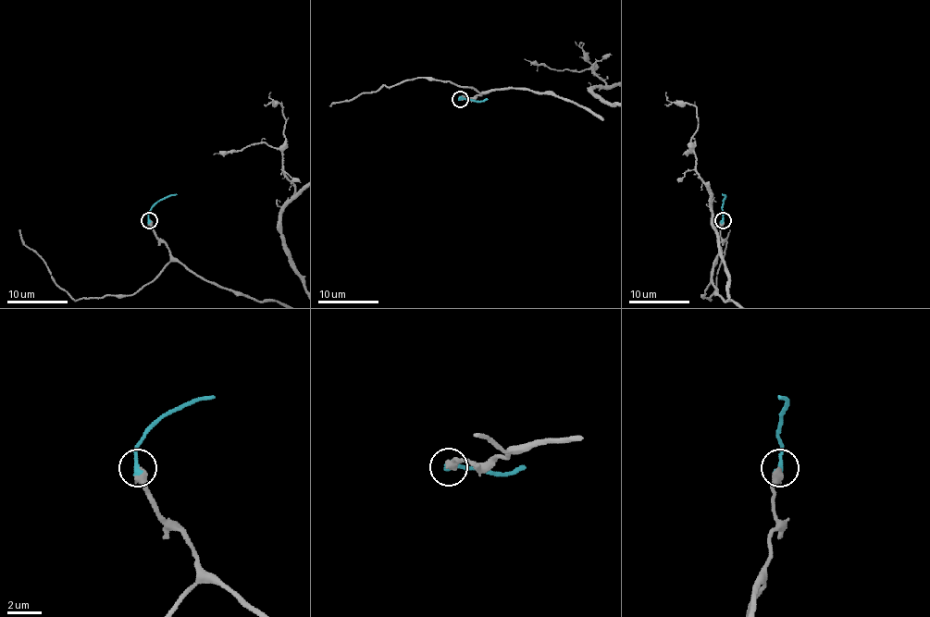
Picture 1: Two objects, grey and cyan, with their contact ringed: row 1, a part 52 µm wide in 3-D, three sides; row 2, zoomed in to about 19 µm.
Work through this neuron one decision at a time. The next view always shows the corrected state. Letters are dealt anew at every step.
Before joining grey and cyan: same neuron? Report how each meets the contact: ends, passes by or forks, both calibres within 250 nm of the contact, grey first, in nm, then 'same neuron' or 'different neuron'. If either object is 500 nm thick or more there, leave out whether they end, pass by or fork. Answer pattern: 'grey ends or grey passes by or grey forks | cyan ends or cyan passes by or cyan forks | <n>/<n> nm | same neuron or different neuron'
grey ends | cyan ends | 480/340 nm | same neuron

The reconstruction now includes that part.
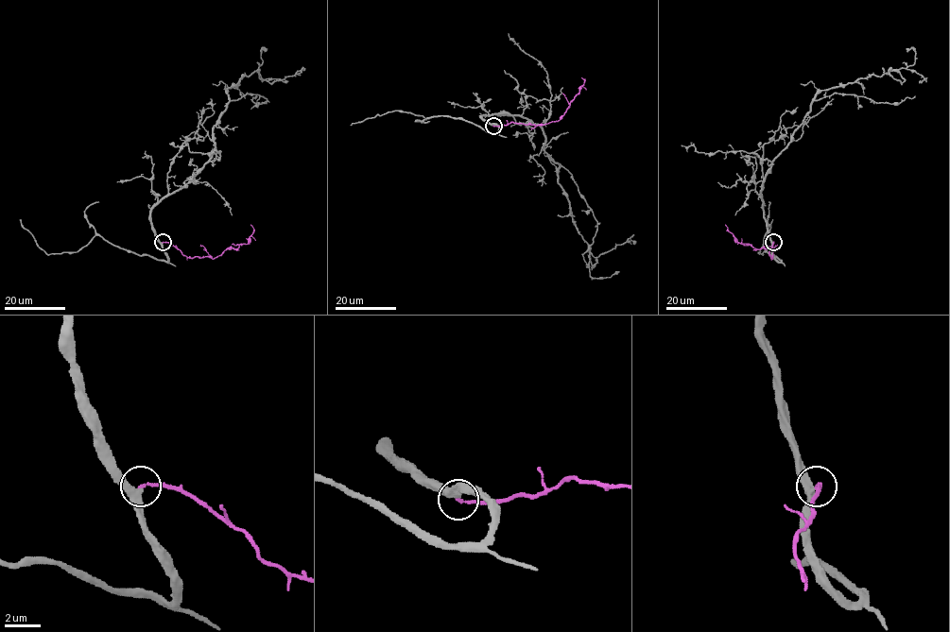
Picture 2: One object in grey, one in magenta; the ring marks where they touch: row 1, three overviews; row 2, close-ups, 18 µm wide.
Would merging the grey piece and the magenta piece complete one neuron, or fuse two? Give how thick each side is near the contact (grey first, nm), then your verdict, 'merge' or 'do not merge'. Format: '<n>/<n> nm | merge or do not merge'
360/180 nm | merge

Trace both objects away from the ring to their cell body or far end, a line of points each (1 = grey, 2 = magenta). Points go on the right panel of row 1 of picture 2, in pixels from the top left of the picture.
1: (772, 242), (764, 218), (765, 174), (821, 91), (891, 71), (898, 71), (905, 80), (901, 82), (882, 67)
2: (773, 242), (769, 254), (771, 258), (767, 248), (755, 249), (740, 244), (725, 225)

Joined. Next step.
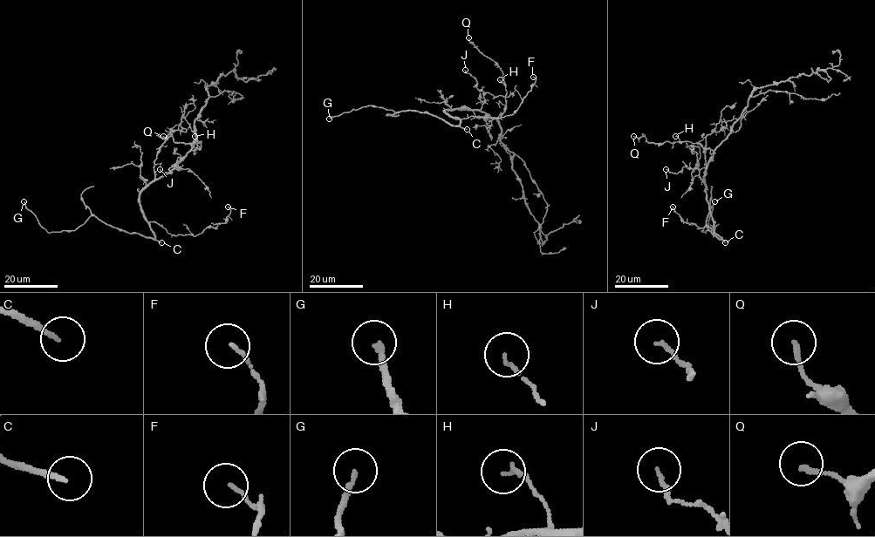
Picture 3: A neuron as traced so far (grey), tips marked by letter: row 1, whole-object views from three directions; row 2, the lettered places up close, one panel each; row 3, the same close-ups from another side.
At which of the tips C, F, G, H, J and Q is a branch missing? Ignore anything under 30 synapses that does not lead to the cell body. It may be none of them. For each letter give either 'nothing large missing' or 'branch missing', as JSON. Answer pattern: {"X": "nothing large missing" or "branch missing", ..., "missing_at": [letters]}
{"C": "branch missing", "F": "nothing large missing", "G": "branch missing", "H": "nothing large missing", "J": "nothing large missing", "Q": "nothing large missing", "missing_at": ["C", "G"]}

